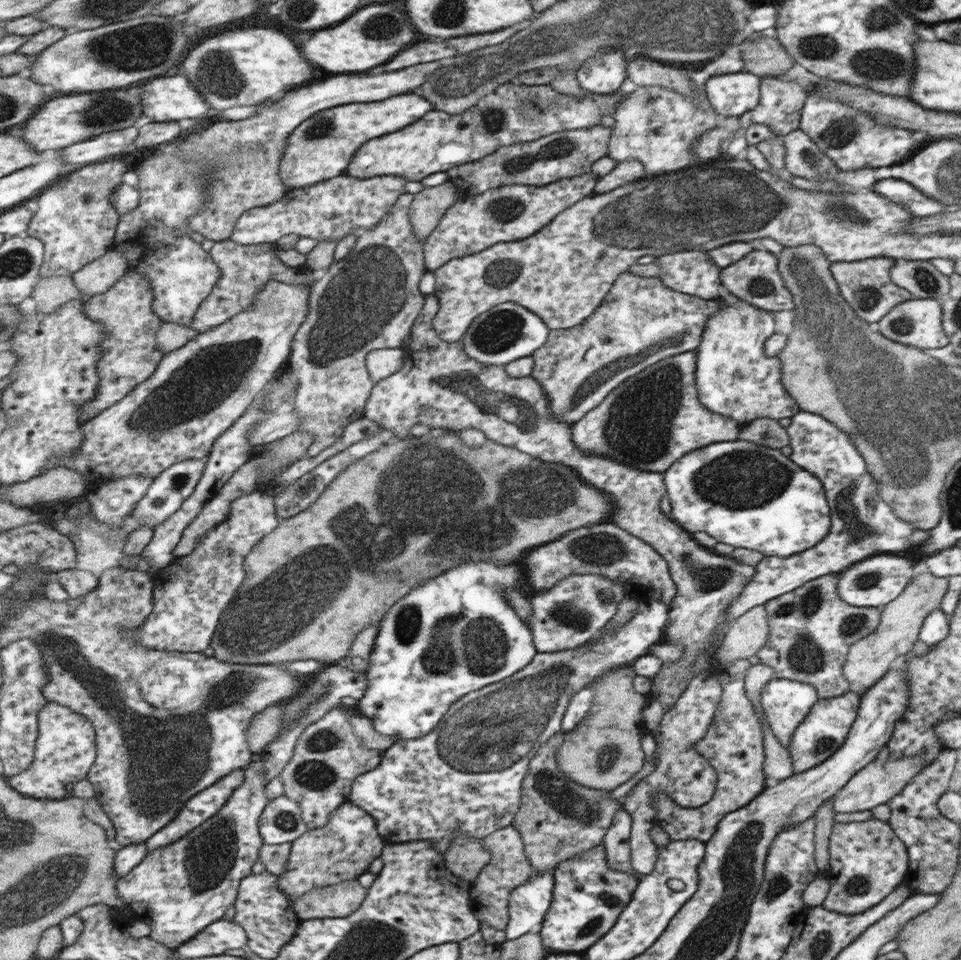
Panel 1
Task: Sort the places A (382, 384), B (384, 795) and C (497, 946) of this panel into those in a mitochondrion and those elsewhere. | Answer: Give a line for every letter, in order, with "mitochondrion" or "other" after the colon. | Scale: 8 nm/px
A: other
B: other
C: other

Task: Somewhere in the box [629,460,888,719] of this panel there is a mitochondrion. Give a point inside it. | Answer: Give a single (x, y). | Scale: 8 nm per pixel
(707, 578)

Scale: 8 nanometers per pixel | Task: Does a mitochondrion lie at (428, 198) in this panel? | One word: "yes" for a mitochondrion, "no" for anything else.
no

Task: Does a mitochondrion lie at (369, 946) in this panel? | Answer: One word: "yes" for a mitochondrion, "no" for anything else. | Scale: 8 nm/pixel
yes

